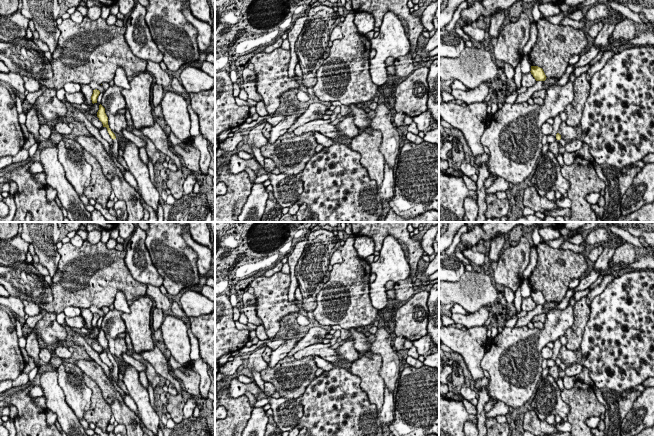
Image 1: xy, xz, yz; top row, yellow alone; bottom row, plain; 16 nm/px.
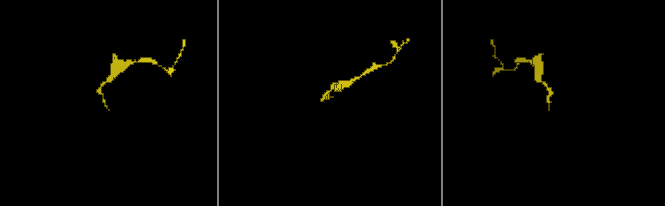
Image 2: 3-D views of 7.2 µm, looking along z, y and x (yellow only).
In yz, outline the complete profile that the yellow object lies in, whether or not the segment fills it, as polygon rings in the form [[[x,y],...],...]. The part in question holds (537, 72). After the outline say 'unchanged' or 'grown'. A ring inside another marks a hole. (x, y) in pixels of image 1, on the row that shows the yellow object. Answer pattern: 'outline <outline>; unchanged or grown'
outline [[[531,66],[530,72],[536,81],[545,81],[547,78],[543,69],[538,66]]]; unchanged

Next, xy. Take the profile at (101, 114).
outline [[[101,104],[99,105],[99,110],[97,112],[97,117],[102,122],[103,127],[106,127],[107,128],[107,131],[108,131],[109,135],[113,139],[113,144],[110,146],[110,150],[111,150],[113,156],[117,160],[118,159],[118,156],[119,156],[119,143],[118,143],[118,141],[116,139],[115,134],[109,128],[109,125],[108,125],[108,117],[107,117],[107,115],[105,113],[105,108]]]; grown

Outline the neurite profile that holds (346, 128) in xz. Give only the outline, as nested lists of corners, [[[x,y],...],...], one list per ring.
[[[348,115],[336,125],[338,133],[342,137],[352,139],[360,133],[360,129],[354,123],[354,117]]]

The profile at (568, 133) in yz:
[[[562,121],[559,126],[558,133],[566,142],[572,141],[576,139],[578,126],[580,126],[580,123],[577,126],[569,126]]]

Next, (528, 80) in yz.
[[[531,72],[522,75],[521,86],[529,88],[533,86],[535,83],[536,80],[531,74]]]

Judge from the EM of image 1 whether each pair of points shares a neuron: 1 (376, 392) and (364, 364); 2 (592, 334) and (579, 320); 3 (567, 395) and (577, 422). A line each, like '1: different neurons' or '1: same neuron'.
1: same neuron
2: different neurons
3: same neuron

